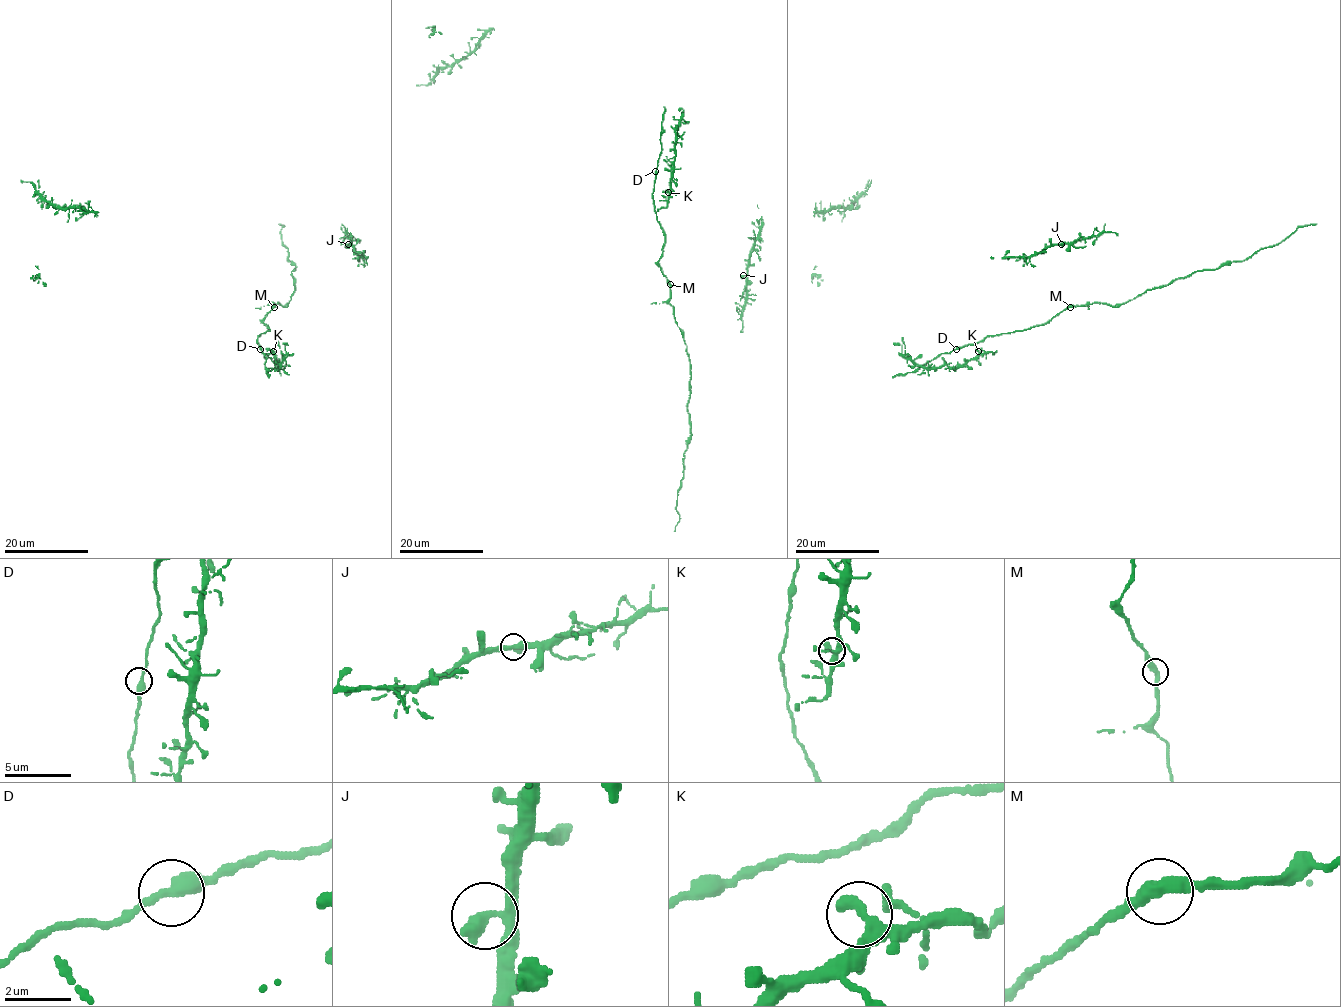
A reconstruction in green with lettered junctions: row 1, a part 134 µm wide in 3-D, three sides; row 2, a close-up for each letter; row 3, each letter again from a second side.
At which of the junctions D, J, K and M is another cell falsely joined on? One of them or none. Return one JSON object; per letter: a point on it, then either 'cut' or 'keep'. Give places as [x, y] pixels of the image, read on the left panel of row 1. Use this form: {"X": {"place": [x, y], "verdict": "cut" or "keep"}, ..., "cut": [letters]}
{"D": {"place": [260, 349], "verdict": "keep"}, "J": {"place": [348, 244], "verdict": "keep"}, "K": {"place": [273, 351], "verdict": "keep"}, "M": {"place": [274, 307], "verdict": "keep"}, "cut": []}

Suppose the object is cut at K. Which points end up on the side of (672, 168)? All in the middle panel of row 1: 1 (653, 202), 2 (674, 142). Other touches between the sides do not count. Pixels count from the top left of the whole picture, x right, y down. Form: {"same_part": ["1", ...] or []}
{"same_part": ["2"]}

